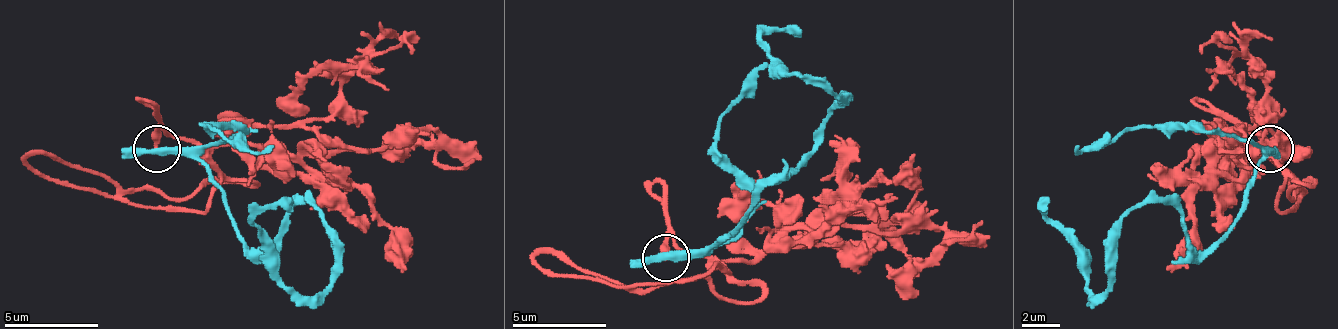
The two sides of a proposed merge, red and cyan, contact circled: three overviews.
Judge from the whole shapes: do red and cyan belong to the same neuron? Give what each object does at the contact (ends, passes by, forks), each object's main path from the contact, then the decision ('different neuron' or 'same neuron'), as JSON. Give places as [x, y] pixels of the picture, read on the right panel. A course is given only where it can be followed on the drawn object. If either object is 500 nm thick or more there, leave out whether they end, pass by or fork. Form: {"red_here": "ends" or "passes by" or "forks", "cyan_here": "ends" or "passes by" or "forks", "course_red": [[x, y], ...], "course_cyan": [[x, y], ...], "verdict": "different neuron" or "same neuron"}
{"red_here": "ends", "cyan_here": "passes by", "course_red": [[1271, 149], [1262, 126], [1238, 130], [1229, 145], [1243, 149], [1243, 130], [1257, 140], [1285, 140], [1313, 154]], "course_cyan": [[1271, 149], [1243, 215], [1205, 248], [1172, 206], [1139, 201], [1097, 295], [1050, 224], [1050, 196]], "verdict": "different neuron"}

